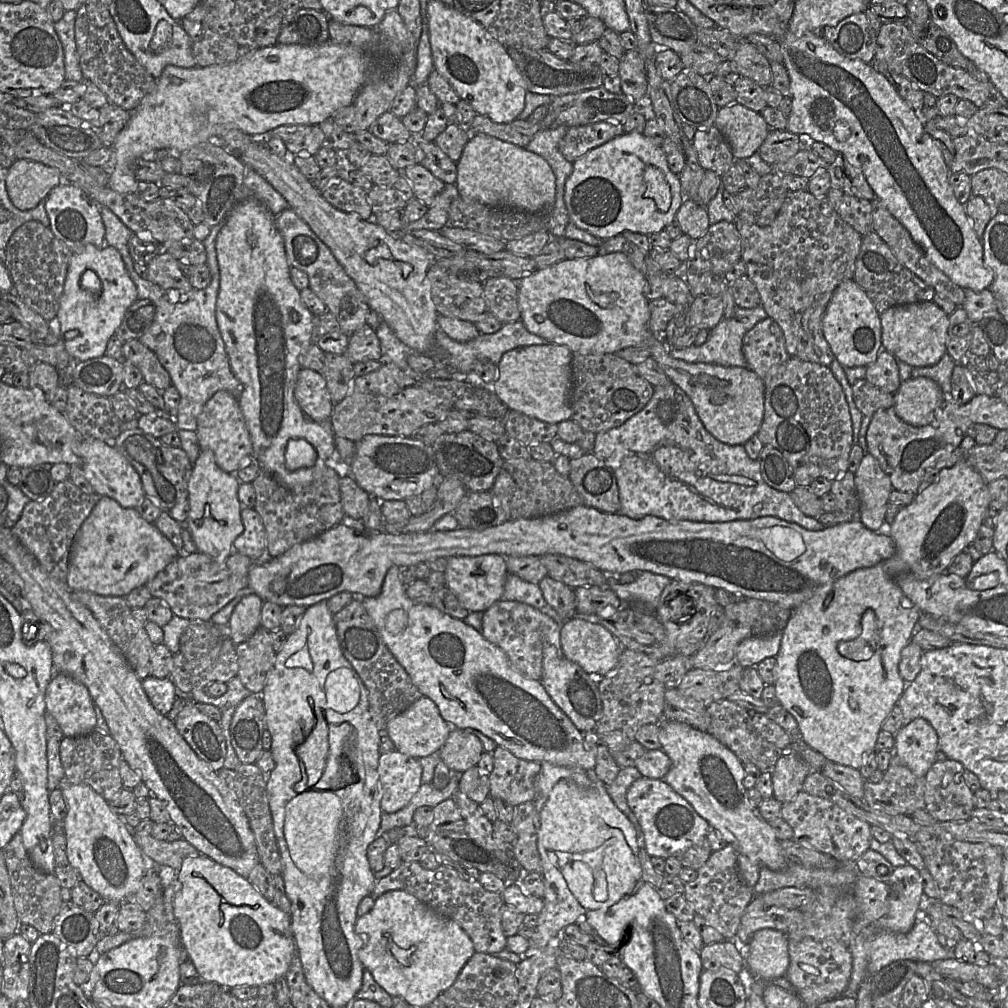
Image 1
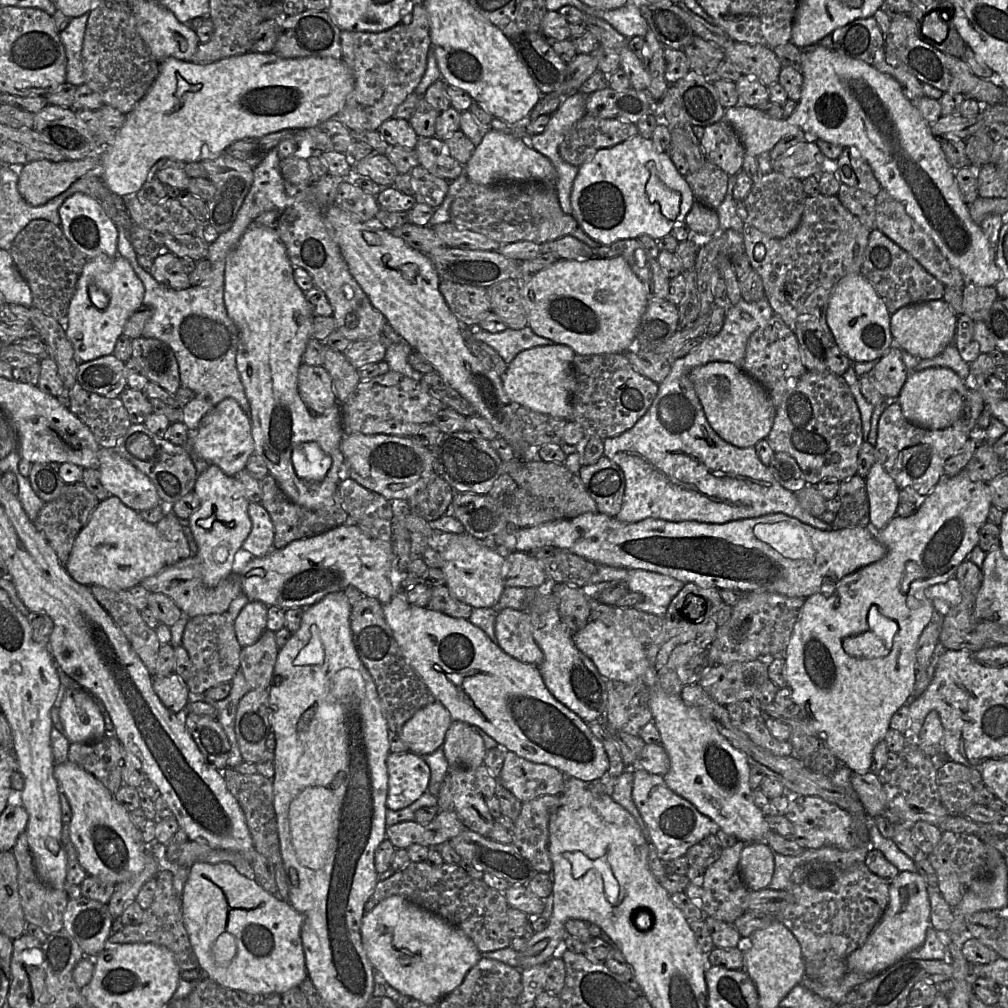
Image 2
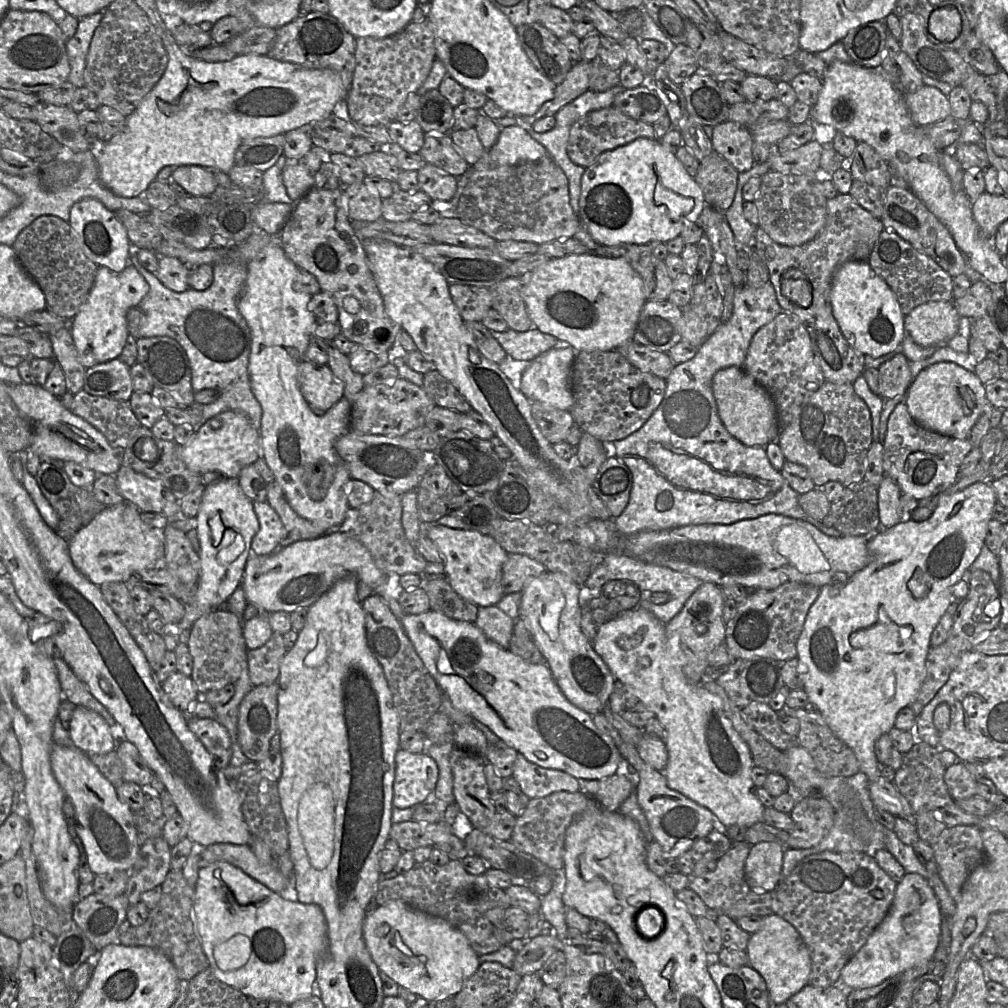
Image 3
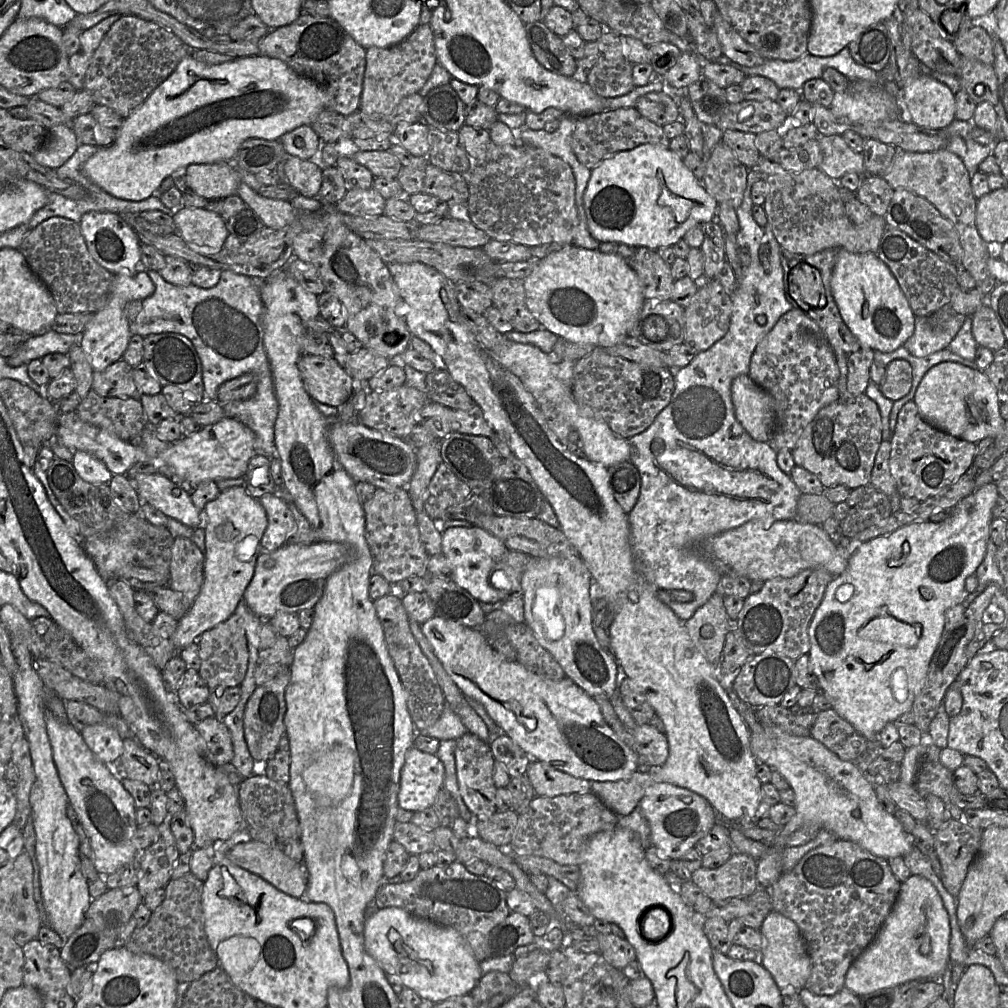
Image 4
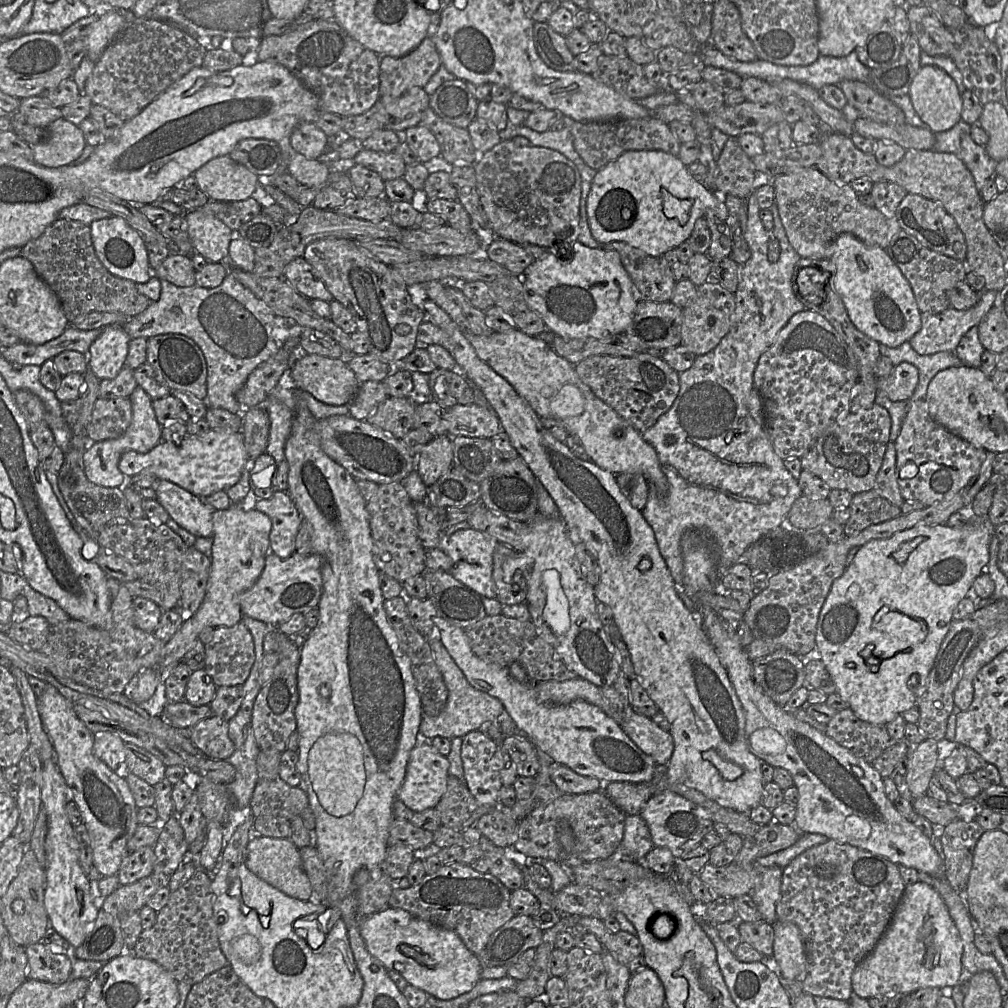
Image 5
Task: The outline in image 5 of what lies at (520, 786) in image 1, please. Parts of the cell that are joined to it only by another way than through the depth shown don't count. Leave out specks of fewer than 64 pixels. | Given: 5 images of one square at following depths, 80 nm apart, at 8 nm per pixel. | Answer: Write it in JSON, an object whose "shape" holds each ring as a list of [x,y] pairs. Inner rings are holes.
{"shape":[[[553,762],[549,775],[555,785],[565,794],[582,794],[599,791],[603,782],[595,777],[583,776],[569,767]]]}

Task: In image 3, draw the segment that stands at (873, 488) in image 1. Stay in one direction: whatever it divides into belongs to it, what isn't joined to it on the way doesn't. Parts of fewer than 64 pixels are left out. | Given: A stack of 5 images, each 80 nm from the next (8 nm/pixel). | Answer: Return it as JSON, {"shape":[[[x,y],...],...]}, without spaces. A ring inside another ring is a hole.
{"shape":[[[885,475],[877,487],[877,491],[879,529],[888,529],[900,522],[904,518],[904,515],[907,515],[903,513],[900,505],[902,492],[895,481],[888,475]]]}

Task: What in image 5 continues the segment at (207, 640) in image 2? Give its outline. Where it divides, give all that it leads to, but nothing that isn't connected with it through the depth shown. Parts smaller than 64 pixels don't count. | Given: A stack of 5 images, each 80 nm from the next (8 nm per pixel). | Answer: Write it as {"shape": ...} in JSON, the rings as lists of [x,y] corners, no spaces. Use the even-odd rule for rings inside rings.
{"shape":[[[243,622],[230,627],[215,628],[211,641],[205,644],[205,665],[203,670],[212,678],[217,688],[242,686],[250,674],[254,661],[253,637]]]}

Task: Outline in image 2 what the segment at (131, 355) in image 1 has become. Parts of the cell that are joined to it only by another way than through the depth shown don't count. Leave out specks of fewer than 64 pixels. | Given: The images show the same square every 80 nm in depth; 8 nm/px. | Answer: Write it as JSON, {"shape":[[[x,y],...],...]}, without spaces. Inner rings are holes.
{"shape":[[[139,337],[132,340],[132,356],[149,382],[158,384],[172,395],[181,387],[179,366],[171,348],[161,340]]]}

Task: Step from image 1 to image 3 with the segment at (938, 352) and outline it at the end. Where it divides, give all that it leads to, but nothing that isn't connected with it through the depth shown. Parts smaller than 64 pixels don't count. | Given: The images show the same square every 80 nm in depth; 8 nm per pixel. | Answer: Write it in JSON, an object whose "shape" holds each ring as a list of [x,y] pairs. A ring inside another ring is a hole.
{"shape":[[[951,301],[921,304],[905,315],[906,335],[923,347],[938,347],[957,333],[960,315]]]}

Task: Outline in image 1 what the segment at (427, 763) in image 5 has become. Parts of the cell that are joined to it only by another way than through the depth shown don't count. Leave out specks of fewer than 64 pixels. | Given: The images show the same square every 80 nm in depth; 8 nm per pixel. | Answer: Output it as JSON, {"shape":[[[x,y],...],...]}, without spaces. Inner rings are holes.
{"shape":[[[398,751],[380,755],[378,774],[382,787],[380,806],[383,813],[395,813],[403,809],[422,785],[419,759]]]}

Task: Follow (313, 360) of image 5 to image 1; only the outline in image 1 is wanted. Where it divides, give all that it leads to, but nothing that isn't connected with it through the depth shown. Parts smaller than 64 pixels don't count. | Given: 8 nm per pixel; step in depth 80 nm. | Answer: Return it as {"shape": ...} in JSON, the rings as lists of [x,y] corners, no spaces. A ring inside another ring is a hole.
{"shape":[[[308,368],[300,369],[294,396],[306,420],[317,423],[330,420],[335,403],[322,373]]]}

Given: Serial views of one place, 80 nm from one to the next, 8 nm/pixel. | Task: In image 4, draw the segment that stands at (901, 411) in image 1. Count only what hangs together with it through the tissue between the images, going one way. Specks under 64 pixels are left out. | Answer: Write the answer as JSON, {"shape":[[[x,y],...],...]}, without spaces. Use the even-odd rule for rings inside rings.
{"shape":[[[957,362],[933,366],[921,380],[913,401],[920,415],[931,425],[974,444],[984,438],[995,438],[1005,424],[1000,414],[1000,391],[983,371]]]}

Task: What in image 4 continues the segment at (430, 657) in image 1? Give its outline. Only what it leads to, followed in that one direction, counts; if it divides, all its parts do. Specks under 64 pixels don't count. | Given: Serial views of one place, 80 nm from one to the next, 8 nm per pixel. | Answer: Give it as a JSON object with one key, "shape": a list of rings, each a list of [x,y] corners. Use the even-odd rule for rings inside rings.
{"shape":[[[434,615],[421,625],[421,632],[428,640],[433,648],[434,654],[441,662],[443,668],[450,676],[455,685],[459,688],[463,696],[467,700],[480,703],[486,710],[491,719],[501,728],[502,734],[508,735],[515,743],[517,743],[533,760],[545,762],[553,768],[568,773],[576,778],[582,778],[590,781],[616,781],[629,777],[639,768],[638,754],[628,746],[618,735],[610,728],[605,721],[599,704],[596,700],[587,695],[580,687],[578,687],[572,680],[565,677],[563,679],[553,680],[543,677],[531,669],[527,668],[517,660],[508,660],[503,655],[494,650],[485,639],[484,635],[477,628],[470,628],[459,624],[455,621]]]}

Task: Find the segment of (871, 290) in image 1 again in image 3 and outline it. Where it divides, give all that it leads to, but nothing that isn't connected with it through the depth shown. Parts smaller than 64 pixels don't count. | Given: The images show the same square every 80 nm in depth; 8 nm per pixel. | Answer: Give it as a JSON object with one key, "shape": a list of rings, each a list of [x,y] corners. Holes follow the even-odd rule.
{"shape":[[[892,230],[884,231],[875,242],[867,259],[872,270],[891,288],[907,315],[915,307],[933,301],[953,302],[953,277],[934,260],[916,250],[909,242]]]}

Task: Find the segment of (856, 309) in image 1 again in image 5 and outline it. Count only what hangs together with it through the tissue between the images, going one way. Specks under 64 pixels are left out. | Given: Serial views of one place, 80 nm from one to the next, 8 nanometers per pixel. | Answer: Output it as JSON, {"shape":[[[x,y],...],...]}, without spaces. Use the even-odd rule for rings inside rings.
{"shape":[[[850,233],[837,236],[830,260],[834,265],[834,289],[853,324],[864,334],[888,347],[909,341],[921,328],[921,312],[908,280],[885,248],[870,246]]]}

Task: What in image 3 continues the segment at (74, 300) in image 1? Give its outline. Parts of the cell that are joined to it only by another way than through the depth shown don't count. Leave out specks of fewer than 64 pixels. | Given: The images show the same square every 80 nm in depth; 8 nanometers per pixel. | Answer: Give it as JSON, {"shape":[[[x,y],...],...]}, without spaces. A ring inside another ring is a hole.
{"shape":[[[131,264],[119,273],[111,271],[107,267],[98,266],[88,298],[80,307],[78,313],[71,319],[69,328],[78,352],[79,361],[86,369],[119,358],[129,336],[127,312],[132,307],[139,307],[141,300],[148,292],[149,284]]]}

